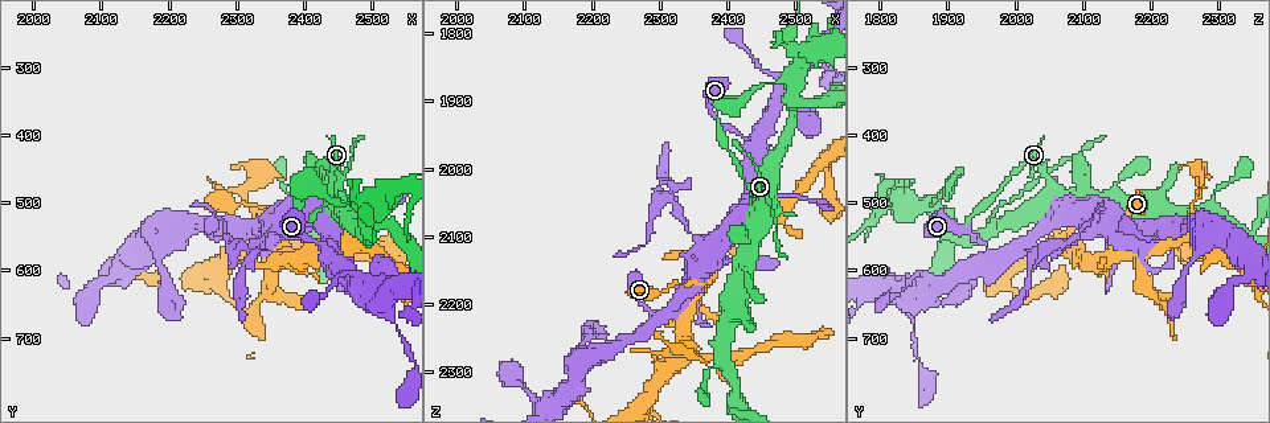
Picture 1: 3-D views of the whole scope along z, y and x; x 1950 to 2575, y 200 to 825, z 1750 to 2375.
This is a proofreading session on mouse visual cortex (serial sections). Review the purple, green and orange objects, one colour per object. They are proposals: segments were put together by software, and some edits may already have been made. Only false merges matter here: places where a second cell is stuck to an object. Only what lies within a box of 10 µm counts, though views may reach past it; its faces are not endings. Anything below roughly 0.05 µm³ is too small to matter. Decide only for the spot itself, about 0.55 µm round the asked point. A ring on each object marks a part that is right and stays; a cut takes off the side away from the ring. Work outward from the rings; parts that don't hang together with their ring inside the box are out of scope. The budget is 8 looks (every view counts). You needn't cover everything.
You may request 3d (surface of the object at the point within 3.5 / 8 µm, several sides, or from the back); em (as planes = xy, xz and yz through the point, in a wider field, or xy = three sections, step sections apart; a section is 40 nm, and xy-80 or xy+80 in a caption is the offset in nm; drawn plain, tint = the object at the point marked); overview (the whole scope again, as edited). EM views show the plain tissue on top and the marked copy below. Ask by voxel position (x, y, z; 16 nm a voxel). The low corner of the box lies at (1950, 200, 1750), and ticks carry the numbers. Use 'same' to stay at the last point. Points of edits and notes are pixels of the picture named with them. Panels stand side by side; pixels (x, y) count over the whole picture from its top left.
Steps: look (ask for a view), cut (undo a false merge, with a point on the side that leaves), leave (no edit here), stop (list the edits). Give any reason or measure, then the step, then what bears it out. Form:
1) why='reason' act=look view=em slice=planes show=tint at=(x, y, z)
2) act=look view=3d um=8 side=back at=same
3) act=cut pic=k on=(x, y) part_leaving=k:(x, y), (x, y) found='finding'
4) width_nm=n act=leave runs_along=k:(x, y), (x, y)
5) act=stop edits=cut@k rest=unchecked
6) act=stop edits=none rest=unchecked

why='sharp bend' act=look view=3d um=3.5 at=(2370, 560, 2165)

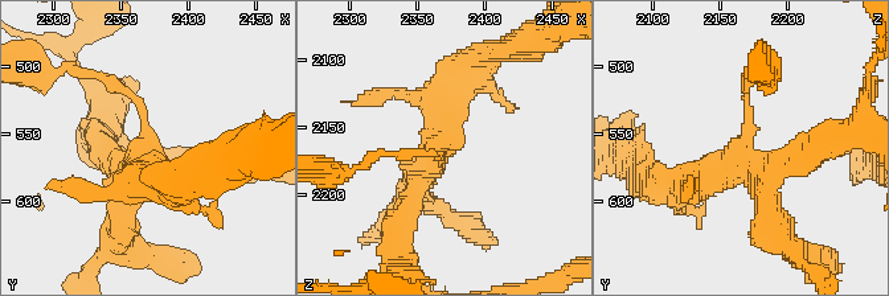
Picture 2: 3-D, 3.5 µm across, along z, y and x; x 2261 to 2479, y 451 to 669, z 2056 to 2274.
act=look view=em slice=xy step=1 show=tint at=(2370, 562, 2164)

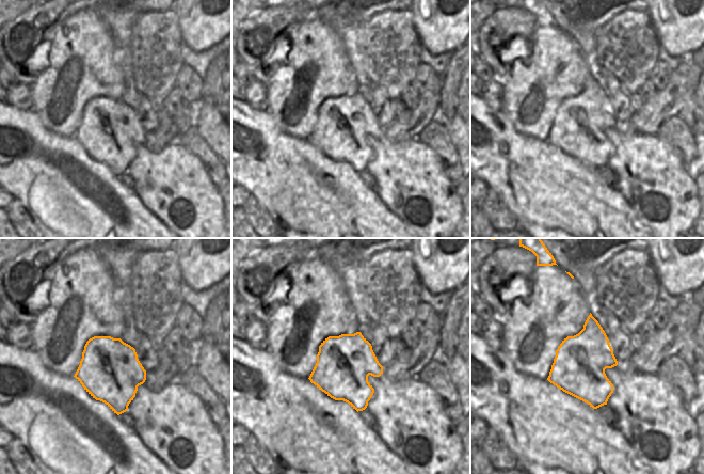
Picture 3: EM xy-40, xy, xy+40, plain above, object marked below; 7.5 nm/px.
arms=4 act=leave runs_along=2:(749, 81), (745, 161), (803, 157) found='continuous, no second cell'

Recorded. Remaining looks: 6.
why='abrupt turn' act=look view=3d um=3.5 at=(2320, 505, 2260)

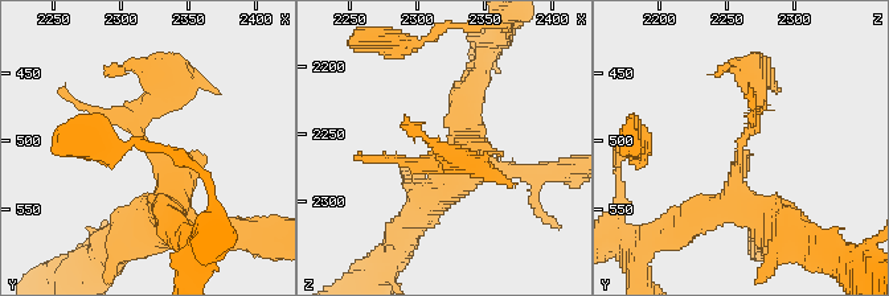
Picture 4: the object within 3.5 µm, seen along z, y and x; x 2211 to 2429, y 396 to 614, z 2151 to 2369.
act=look view=em slice=planes show=tint at=(2320, 510, 2258)

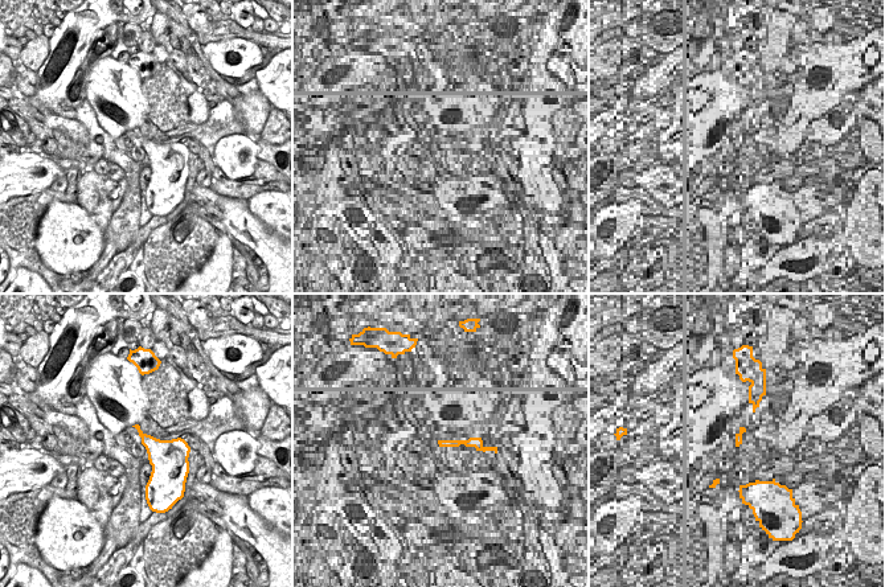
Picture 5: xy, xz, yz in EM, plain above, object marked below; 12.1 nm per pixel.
act=leave runs_along=4:(708, 212), (736, 208), (749, 78) found='one cell here'

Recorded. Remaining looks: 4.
why='calibre changes' act=look view=3d um=8 at=(2535, 690, 1850)

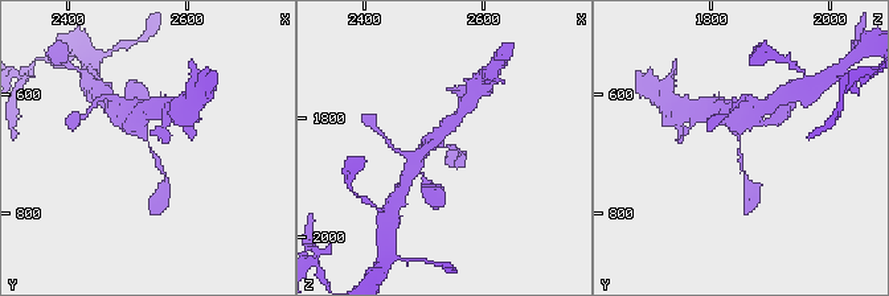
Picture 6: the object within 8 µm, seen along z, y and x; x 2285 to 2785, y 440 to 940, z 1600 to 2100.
act=look view=3d um=3.5 at=same

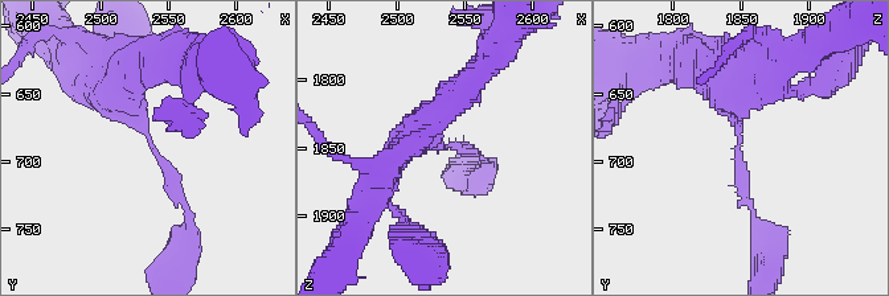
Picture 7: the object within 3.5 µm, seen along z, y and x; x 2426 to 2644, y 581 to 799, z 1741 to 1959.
arm_widths_nm=150,400 act=leave found='continuous, no second cell'

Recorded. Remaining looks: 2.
act=stop edits=none rest=unchecked

